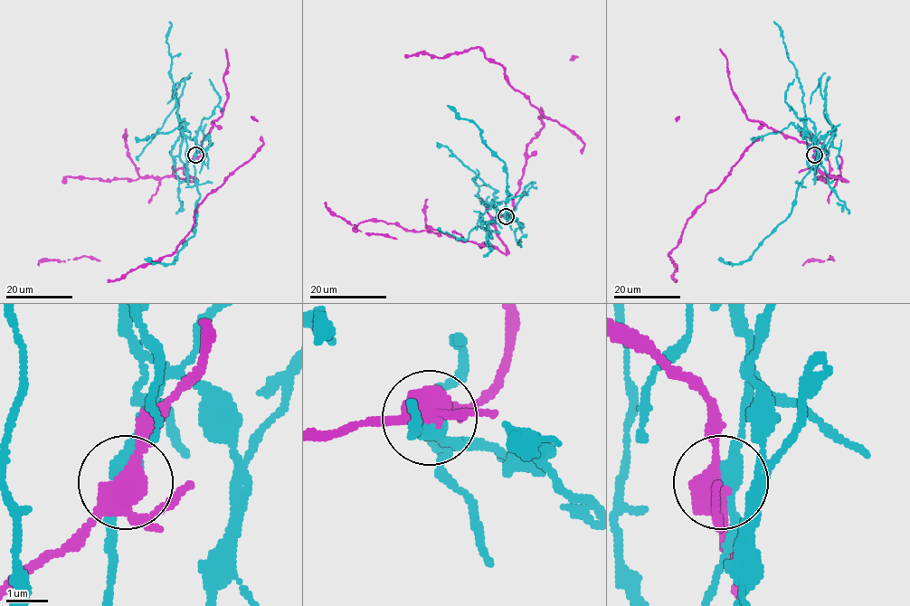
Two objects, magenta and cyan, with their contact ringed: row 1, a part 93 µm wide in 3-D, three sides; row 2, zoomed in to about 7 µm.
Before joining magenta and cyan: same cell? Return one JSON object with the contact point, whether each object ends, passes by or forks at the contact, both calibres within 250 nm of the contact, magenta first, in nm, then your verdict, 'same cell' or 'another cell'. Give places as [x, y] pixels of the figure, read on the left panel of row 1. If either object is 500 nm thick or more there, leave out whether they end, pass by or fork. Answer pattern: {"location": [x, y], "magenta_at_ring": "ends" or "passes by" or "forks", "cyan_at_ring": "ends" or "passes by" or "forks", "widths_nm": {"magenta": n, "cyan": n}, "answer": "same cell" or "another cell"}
{"location": [195, 155], "magenta_at_ring": "forks", "cyan_at_ring": "passes by", "widths_nm": {"magenta": 440, "cyan": 400}, "answer": "another cell"}

